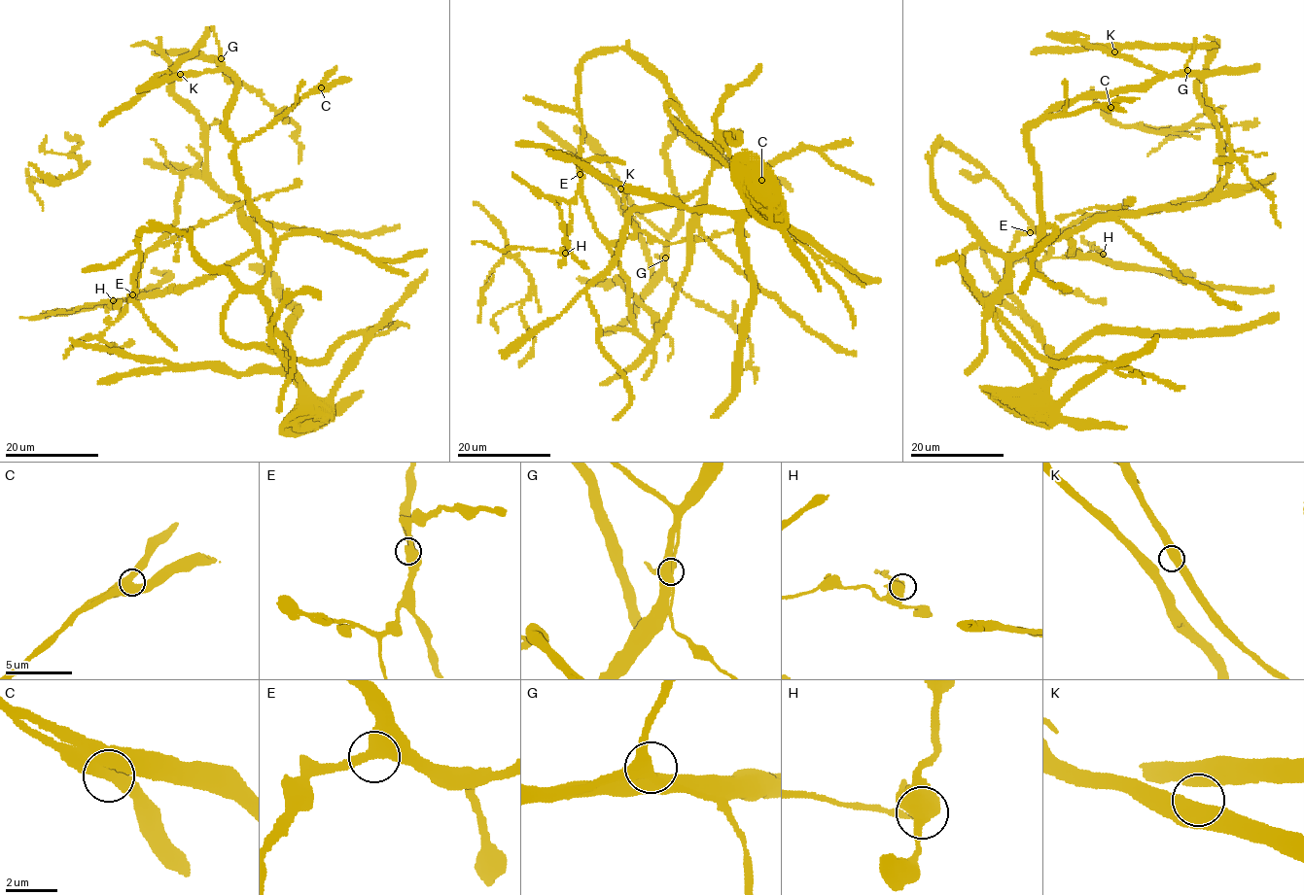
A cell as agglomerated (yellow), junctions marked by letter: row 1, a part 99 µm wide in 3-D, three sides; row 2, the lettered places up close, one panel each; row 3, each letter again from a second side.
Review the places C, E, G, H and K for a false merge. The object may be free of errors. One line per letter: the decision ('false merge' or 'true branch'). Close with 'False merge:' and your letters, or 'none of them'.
C: true branch
E: true branch
G: true branch
H: false merge
K: true branch
False merge: H

